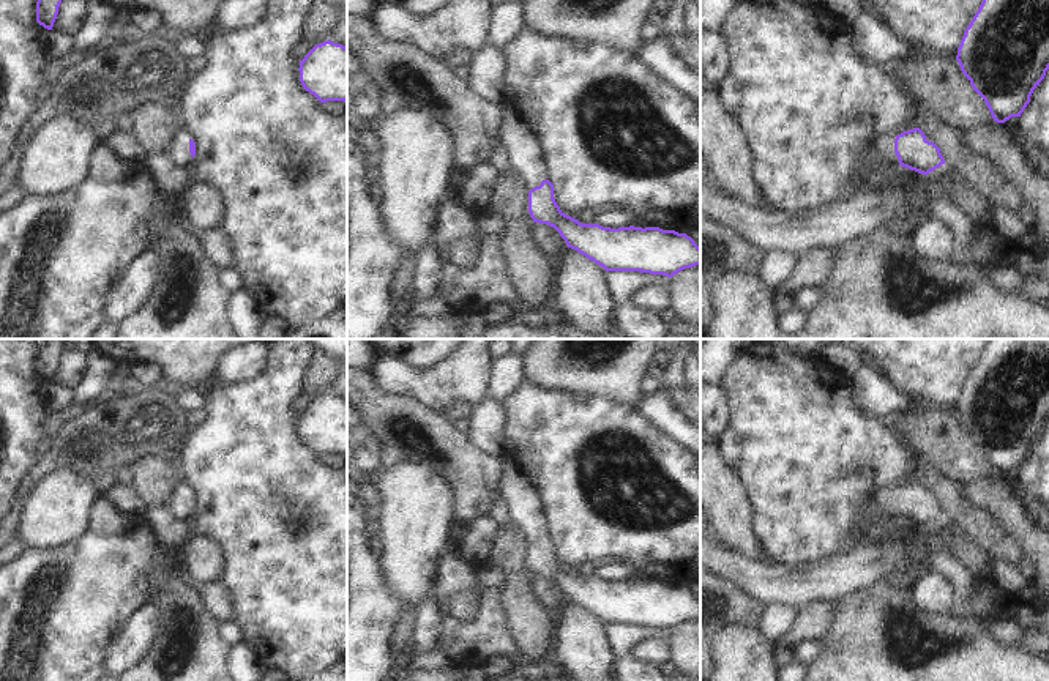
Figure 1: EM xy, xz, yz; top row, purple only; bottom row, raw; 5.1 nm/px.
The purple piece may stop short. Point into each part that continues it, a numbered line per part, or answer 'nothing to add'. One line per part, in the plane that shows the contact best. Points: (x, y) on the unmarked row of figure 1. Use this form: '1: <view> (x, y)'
1: yz (877, 509)

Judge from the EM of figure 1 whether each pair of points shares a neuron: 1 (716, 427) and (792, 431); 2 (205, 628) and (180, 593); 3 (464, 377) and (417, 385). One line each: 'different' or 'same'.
1: different
2: same
3: same

